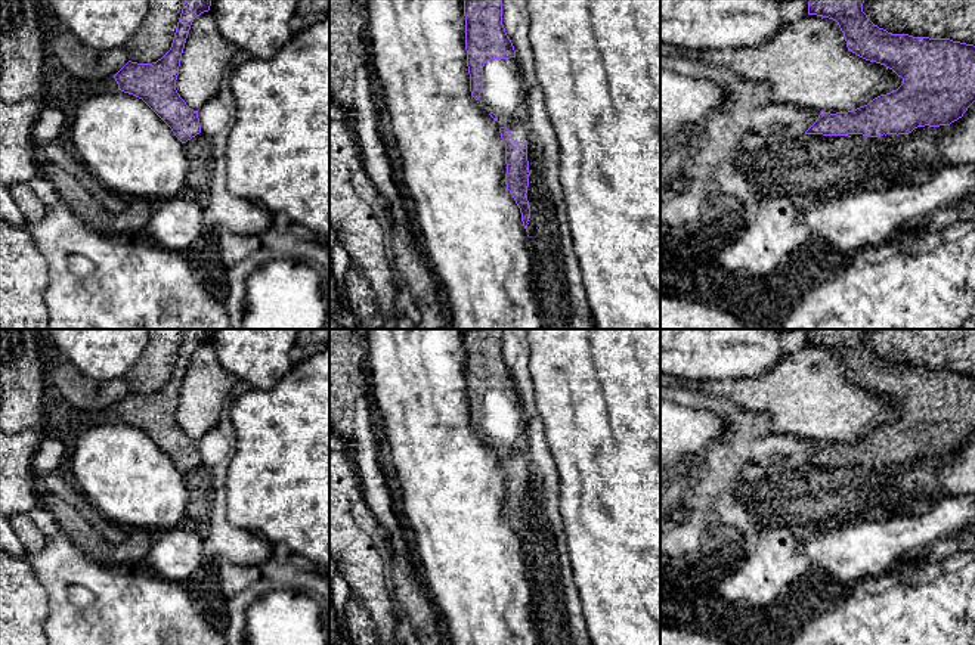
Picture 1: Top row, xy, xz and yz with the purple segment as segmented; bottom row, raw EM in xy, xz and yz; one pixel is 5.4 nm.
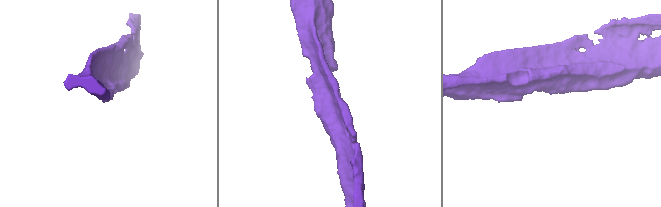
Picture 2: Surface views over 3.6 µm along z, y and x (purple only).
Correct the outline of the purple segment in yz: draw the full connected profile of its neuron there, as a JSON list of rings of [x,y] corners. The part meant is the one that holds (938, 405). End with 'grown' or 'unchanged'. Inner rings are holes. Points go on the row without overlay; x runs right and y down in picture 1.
[[[810,329],[808,345],[836,351],[848,381],[892,400],[903,415],[848,443],[821,441],[805,465],[898,466],[962,449],[975,432],[975,376],[891,365],[867,348],[863,334],[864,329]]] | unchanged

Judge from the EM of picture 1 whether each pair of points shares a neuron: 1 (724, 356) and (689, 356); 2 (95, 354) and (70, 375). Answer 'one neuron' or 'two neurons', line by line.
1: one neuron
2: two neurons

